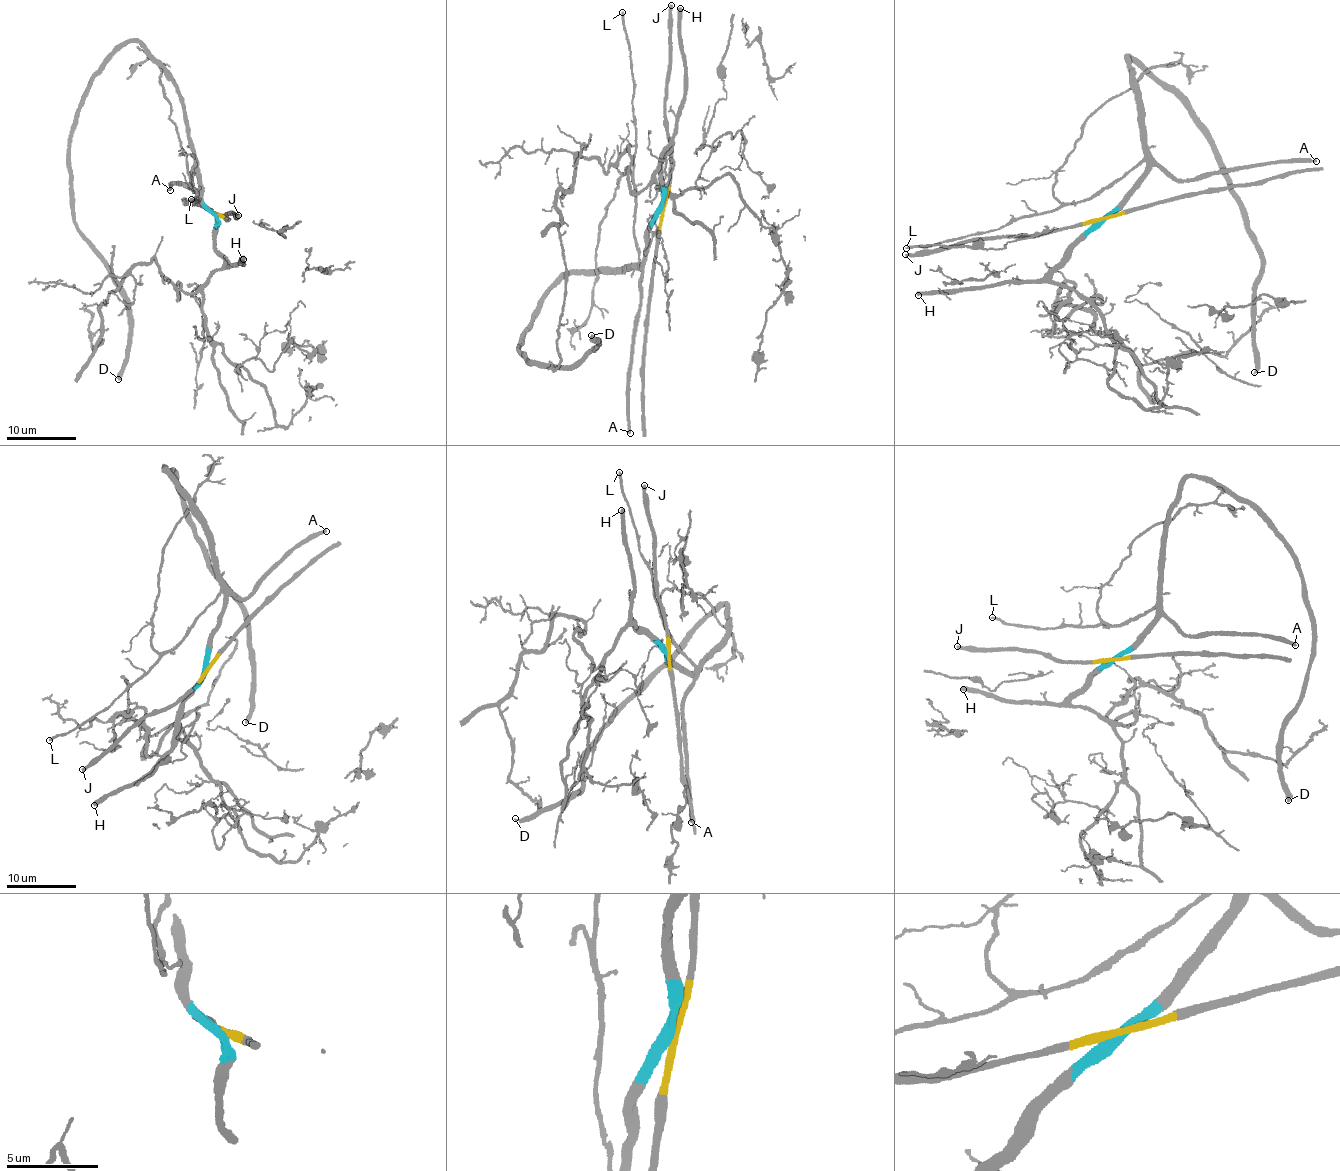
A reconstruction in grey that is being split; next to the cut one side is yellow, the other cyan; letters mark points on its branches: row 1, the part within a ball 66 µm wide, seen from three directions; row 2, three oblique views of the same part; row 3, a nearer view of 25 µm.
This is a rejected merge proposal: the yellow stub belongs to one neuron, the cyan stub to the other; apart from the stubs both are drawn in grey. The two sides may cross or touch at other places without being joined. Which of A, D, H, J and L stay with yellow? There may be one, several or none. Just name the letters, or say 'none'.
J

